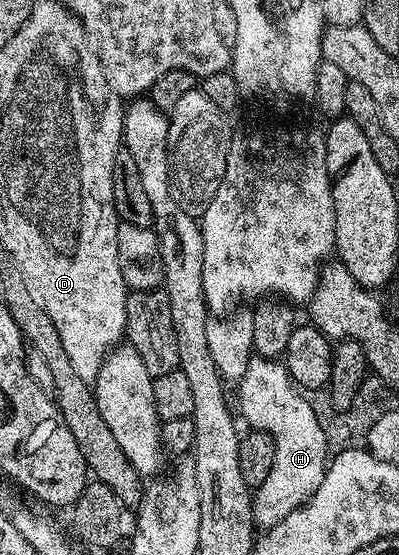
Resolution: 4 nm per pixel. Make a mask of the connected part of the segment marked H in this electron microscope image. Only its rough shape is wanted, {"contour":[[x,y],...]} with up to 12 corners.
{"contour":[[251,359],[237,381],[251,429],[274,439],[253,493],[265,530],[324,478],[323,439],[285,363]]}

